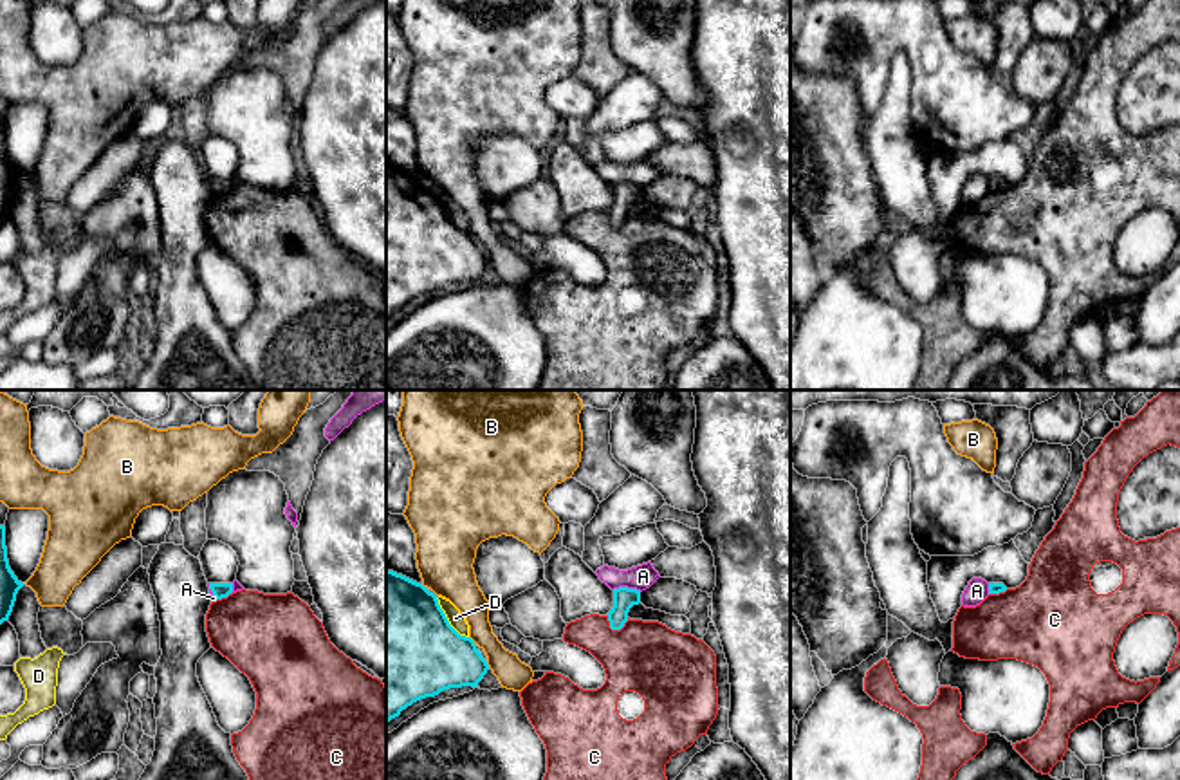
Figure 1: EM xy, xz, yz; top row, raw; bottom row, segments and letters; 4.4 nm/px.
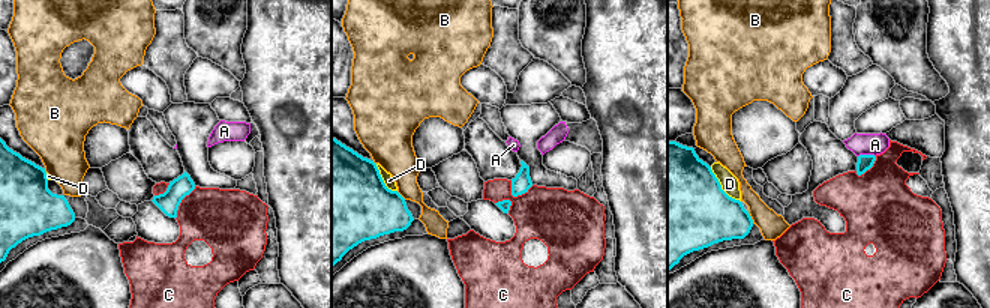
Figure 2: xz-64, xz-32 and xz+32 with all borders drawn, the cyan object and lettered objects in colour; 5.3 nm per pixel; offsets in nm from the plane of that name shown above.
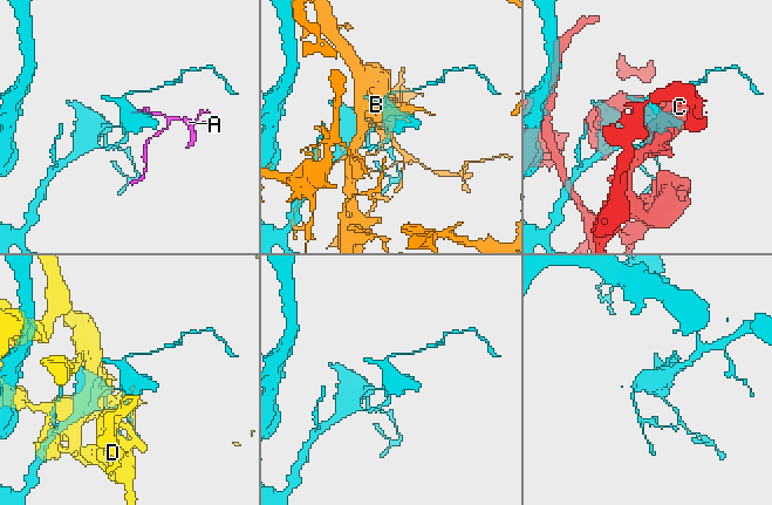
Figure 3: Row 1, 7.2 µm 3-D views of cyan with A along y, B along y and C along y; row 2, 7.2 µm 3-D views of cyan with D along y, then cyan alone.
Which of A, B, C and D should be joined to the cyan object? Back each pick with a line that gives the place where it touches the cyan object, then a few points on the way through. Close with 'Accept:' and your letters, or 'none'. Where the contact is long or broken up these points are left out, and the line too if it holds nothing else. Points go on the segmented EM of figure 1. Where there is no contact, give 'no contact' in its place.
Accept: none

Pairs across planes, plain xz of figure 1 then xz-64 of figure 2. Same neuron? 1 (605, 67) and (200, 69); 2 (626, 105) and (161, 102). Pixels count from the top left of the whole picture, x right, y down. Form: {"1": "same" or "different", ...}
{"1": "different", "2": "different"}

